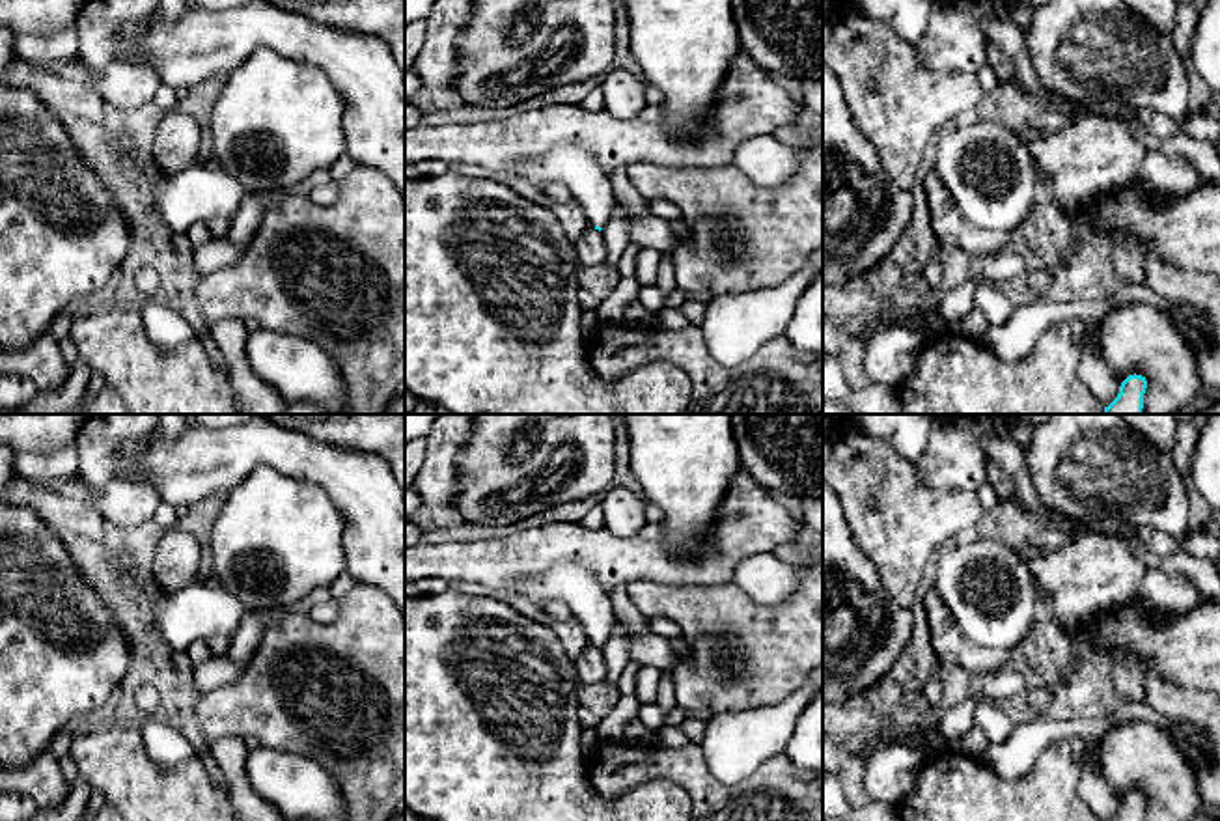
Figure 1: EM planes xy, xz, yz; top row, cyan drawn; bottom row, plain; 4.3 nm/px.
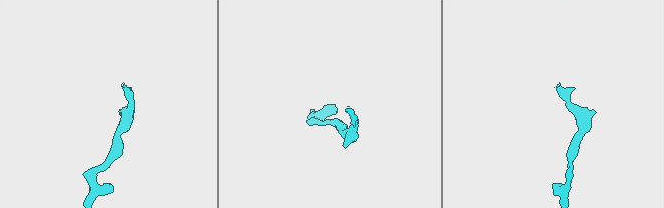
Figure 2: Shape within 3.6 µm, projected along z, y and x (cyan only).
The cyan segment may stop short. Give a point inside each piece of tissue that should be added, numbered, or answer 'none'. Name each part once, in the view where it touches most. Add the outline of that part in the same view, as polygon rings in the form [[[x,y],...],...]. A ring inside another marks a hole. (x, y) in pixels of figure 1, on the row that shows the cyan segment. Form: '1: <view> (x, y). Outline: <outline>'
1: xz (571, 165). Outline: [[[560,144],[526,162],[519,174],[530,185],[565,185],[573,203],[588,216],[589,228],[604,228],[614,211],[621,207],[616,198],[610,175],[599,160],[580,144]]]

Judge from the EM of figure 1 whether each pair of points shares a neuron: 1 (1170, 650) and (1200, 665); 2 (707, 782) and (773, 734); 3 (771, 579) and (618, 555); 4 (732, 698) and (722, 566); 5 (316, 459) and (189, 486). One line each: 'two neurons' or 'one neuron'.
1: one neuron
2: two neurons
3: two neurons
4: two neurons
5: one neuron

